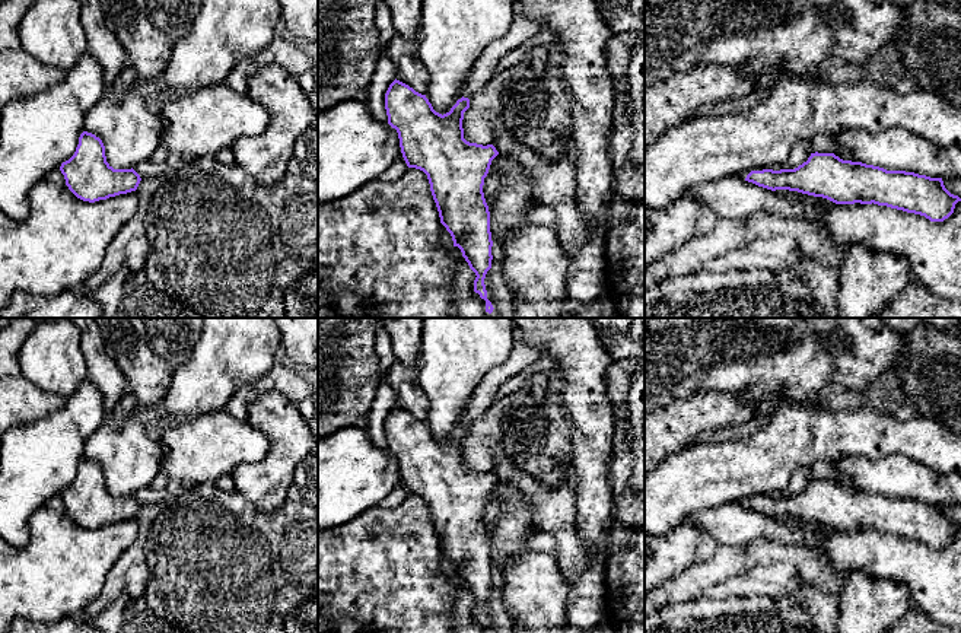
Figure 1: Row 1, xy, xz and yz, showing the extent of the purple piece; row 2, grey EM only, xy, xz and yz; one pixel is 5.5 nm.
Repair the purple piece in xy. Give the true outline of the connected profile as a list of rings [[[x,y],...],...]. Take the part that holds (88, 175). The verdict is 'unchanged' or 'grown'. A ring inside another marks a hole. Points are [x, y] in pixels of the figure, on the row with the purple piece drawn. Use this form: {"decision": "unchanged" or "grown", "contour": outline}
{"decision": "unchanged", "contour": [[[83,131],[74,155],[61,163],[66,185],[80,200],[95,203],[136,191],[141,178],[131,169],[114,169],[99,137]]]}

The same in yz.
{"decision": "grown", "contour": [[[811,153],[808,160],[795,169],[773,171],[758,168],[741,172],[738,176],[771,191],[798,191],[827,198],[836,204],[874,203],[920,214],[930,222],[944,222],[954,213],[955,204],[961,201],[958,195],[951,194],[945,188],[942,178],[930,178],[906,171],[887,171],[884,168],[862,162],[843,160],[834,153]]]}

